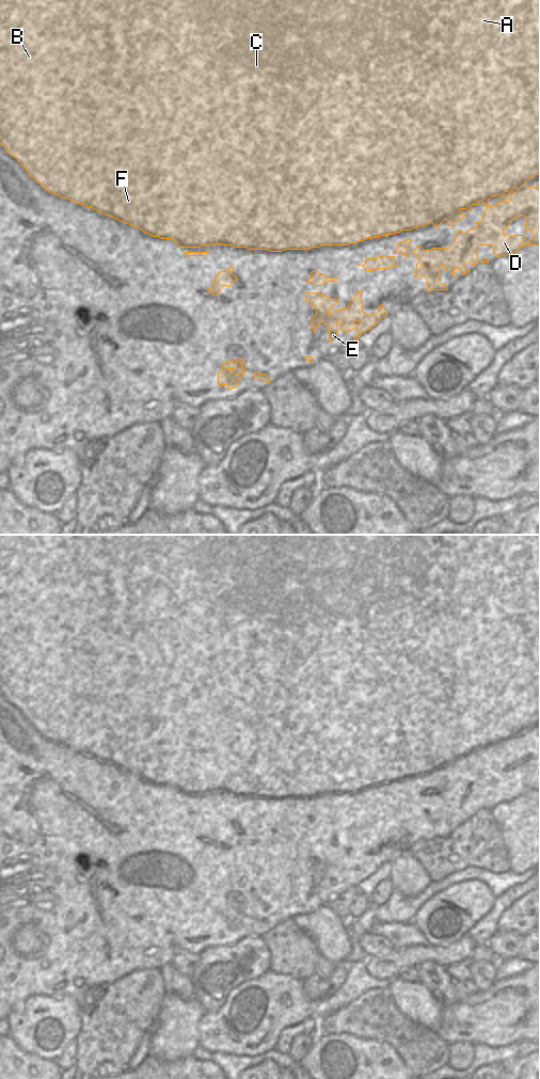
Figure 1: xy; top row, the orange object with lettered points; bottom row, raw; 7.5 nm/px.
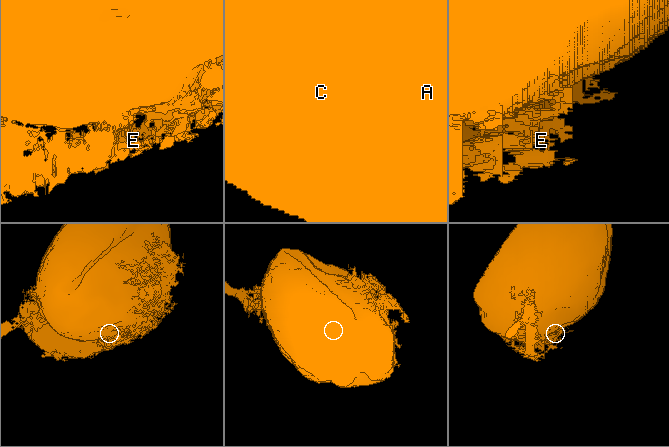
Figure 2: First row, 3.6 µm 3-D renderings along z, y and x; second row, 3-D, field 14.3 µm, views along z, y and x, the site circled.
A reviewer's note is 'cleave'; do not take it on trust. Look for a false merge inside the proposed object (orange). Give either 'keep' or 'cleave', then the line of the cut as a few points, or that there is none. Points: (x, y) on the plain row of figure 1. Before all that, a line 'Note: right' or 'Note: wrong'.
Note: wrong
keep | no cut

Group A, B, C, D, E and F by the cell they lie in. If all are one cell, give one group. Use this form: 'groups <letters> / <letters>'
groups A B C D E F

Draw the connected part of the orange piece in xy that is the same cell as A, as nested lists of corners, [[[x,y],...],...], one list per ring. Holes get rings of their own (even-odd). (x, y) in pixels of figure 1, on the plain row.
[[[0,535],[0,691],[1,691],[1,692],[3,692],[3,693],[4,693],[4,695],[5,695],[5,696],[6,696],[6,698],[7,698],[7,699],[9,699],[9,700],[10,700],[10,701],[11,701],[11,702],[13,702],[13,703],[14,703],[14,704],[16,704],[16,705],[17,705],[17,707],[18,707],[18,708],[19,708],[19,710],[20,710],[20,711],[21,711],[21,713],[22,713],[22,714],[23,714],[23,715],[25,715],[25,716],[26,716],[26,717],[27,717],[27,718],[28,718],[28,719],[29,719],[29,720],[30,720],[30,723],[31,723],[31,724],[33,724],[33,725],[34,725],[34,726],[35,726],[35,727],[36,727],[36,728],[37,728],[37,729],[38,729],[38,730],[39,730],[39,731],[41,731],[41,732],[42,732],[42,733],[43,733],[43,734],[44,734],[44,735],[45,735],[45,736],[47,736],[47,737],[48,737],[48,739],[50,739],[50,740],[52,740],[52,741],[57,741],[57,742],[59,742],[59,743],[61,743],[61,744],[63,744],[63,745],[67,745],[67,746],[69,746],[69,747],[72,747],[72,748],[74,748],[74,749],[78,749],[78,750],[80,750],[80,751],[84,751],[84,752],[86,752],[86,753],[91,753],[91,755],[93,755],[93,756],[95,756],[95,757],[97,757],[97,758],[99,758],[99,759],[101,759],[101,760],[104,760],[104,761],[106,761],[106,762],[110,762],[110,763],[112,763],[112,764],[114,764],[114,765],[116,765],[116,766],[118,766],[118,767],[121,767],[121,768],[123,768],[123,769],[125,769],[125,771],[129,771],[129,772],[131,772],[131,773],[136,773],[136,774],[138,774],[138,775],[140,775],[140,776],[141,776],[141,777],[143,777],[143,778],[144,778],[144,779],[146,779],[146,780],[148,780],[148,781],[150,781],[150,782],[153,782],[153,783],[159,783],[159,784],[161,784],[161,786],[172,786],[172,787],[174,787],[174,788],[176,788],[176,789],[177,789],[177,792],[178,792],[178,793],[179,793],[179,794],[200,794],[200,793],[202,793],[202,792],[215,792],[215,791],[217,791],[217,790],[219,790],[219,791],[221,791],[221,792],[232,792],[232,793],[234,793],[234,794],[247,794],[247,795],[249,795],[249,796],[268,796],[268,797],[270,797],[270,798],[283,798],[283,797],[285,797],[285,796],[311,796],[311,795],[313,795],[313,794],[319,794],[319,793],[321,793],[321,792],[349,792],[349,791],[351,791],[351,790],[358,790],[358,789],[360,789],[360,788],[364,788],[364,787],[366,787],[366,786],[372,786],[372,784],[375,784],[375,783],[381,783],[381,782],[383,782],[383,781],[394,781],[394,780],[396,780],[396,779],[400,779],[400,778],[402,778],[402,777],[411,777],[411,776],[413,776],[413,775],[417,775],[417,774],[419,774],[419,773],[426,773],[426,772],[428,772],[428,771],[430,771],[430,769],[432,769],[432,771],[433,771],[433,773],[434,773],[434,774],[436,774],[436,773],[439,773],[439,772],[440,772],[440,771],[442,771],[442,769],[443,769],[443,768],[444,768],[444,767],[445,767],[445,766],[447,766],[447,767],[448,767],[448,769],[447,769],[447,772],[448,772],[448,773],[456,773],[456,772],[457,772],[457,767],[458,767],[458,766],[462,766],[462,765],[463,765],[463,764],[464,764],[464,763],[465,763],[465,760],[464,760],[464,759],[462,759],[462,760],[461,760],[461,759],[460,759],[460,757],[461,757],[461,756],[466,756],[466,757],[468,757],[468,758],[471,758],[471,757],[472,757],[472,755],[471,755],[471,752],[472,752],[472,751],[478,751],[478,750],[479,750],[479,749],[480,749],[480,748],[482,748],[482,749],[483,749],[483,750],[485,750],[485,751],[486,751],[486,753],[487,753],[487,755],[486,755],[486,757],[485,757],[485,759],[483,759],[483,761],[482,761],[482,767],[481,767],[481,768],[476,768],[476,769],[475,769],[475,771],[476,771],[476,772],[477,772],[477,773],[476,773],[476,774],[475,774],[475,775],[471,775],[471,776],[468,776],[468,777],[466,777],[466,778],[465,778],[465,779],[463,779],[463,778],[462,778],[462,777],[458,777],[458,778],[457,778],[457,780],[456,780],[456,782],[455,782],[455,789],[454,789],[454,790],[452,790],[452,791],[451,791],[451,792],[450,792],[450,793],[449,793],[449,794],[432,794],[432,795],[430,795],[430,796],[424,796],[424,795],[423,795],[423,793],[422,793],[422,792],[417,792],[417,793],[416,793],[416,795],[415,795],[415,796],[413,796],[413,797],[412,797],[412,799],[413,799],[413,800],[415,800],[415,802],[416,802],[416,803],[417,803],[417,804],[418,804],[418,808],[417,808],[417,810],[416,810],[416,816],[415,816],[415,819],[414,819],[414,821],[415,821],[415,822],[416,822],[416,823],[417,823],[417,824],[418,824],[418,825],[419,825],[419,824],[420,824],[420,823],[422,823],[422,822],[424,822],[424,823],[425,823],[425,825],[426,825],[426,827],[427,827],[427,838],[428,838],[428,839],[429,839],[429,838],[430,838],[430,837],[431,837],[431,836],[432,836],[432,835],[434,835],[434,836],[435,836],[435,837],[447,837],[447,836],[448,836],[448,835],[447,835],[447,834],[446,834],[446,831],[445,831],[445,830],[441,830],[441,829],[440,829],[440,828],[439,828],[439,825],[440,825],[440,812],[441,812],[441,811],[443,811],[443,812],[444,812],[444,816],[445,816],[445,818],[446,818],[446,816],[447,816],[447,815],[448,815],[448,814],[450,814],[450,815],[451,815],[451,816],[452,816],[452,823],[454,823],[454,824],[456,824],[456,823],[457,823],[457,821],[456,821],[456,819],[455,819],[455,816],[456,816],[456,815],[460,815],[460,816],[461,816],[461,819],[462,819],[462,821],[463,821],[463,822],[464,822],[464,821],[466,821],[466,820],[468,820],[468,819],[470,819],[470,816],[466,816],[466,815],[465,815],[465,814],[464,814],[464,811],[465,811],[465,810],[466,810],[466,809],[468,809],[468,810],[470,810],[470,811],[471,811],[471,812],[476,812],[476,811],[477,811],[477,810],[478,810],[478,809],[477,809],[477,806],[478,806],[478,799],[477,799],[477,797],[476,797],[476,795],[477,795],[477,794],[478,794],[478,793],[479,793],[479,792],[492,792],[492,793],[493,793],[493,799],[494,799],[494,800],[496,800],[496,802],[497,802],[497,804],[501,804],[501,803],[507,803],[507,802],[509,802],[509,800],[513,800],[513,799],[515,799],[515,798],[518,798],[518,797],[519,797],[519,796],[520,796],[520,795],[521,795],[521,794],[523,794],[523,793],[525,793],[525,792],[540,792],[540,729],[539,729],[539,730],[538,730],[538,733],[537,733],[537,734],[535,734],[535,733],[534,733],[534,732],[533,732],[533,731],[531,731],[531,732],[529,732],[529,733],[528,733],[528,732],[527,732],[527,731],[526,731],[526,728],[527,728],[527,727],[528,727],[528,726],[530,726],[530,725],[533,725],[533,724],[535,724],[535,723],[536,723],[536,721],[538,721],[538,720],[539,720],[539,719],[540,719],[540,535]],[[505,739],[508,739],[508,740],[509,740],[509,741],[508,741],[508,742],[507,742],[507,743],[506,743],[506,745],[508,745],[508,746],[509,746],[509,747],[508,747],[508,748],[507,748],[507,747],[501,747],[501,748],[498,748],[498,749],[496,749],[496,750],[494,750],[494,751],[492,751],[492,752],[489,752],[489,751],[488,751],[488,750],[489,750],[489,746],[490,746],[490,745],[491,745],[491,744],[492,744],[492,743],[496,743],[496,742],[498,742],[498,743],[501,743],[501,744],[503,744],[503,743],[504,743],[504,740],[505,740]],[[520,762],[524,762],[524,763],[525,763],[525,765],[526,765],[526,769],[525,769],[525,774],[524,774],[524,776],[525,776],[525,777],[530,777],[530,778],[531,778],[531,779],[533,779],[533,780],[534,780],[534,784],[533,784],[533,786],[530,786],[530,787],[529,787],[529,788],[528,788],[528,789],[527,789],[527,790],[526,790],[526,791],[525,791],[525,790],[524,790],[524,787],[525,787],[525,782],[524,782],[524,781],[513,781],[513,782],[511,782],[511,781],[510,781],[510,780],[509,780],[509,779],[508,779],[508,780],[507,780],[507,781],[506,781],[506,782],[505,782],[505,781],[504,781],[504,776],[505,776],[505,775],[507,775],[507,774],[508,774],[508,773],[509,773],[509,772],[510,772],[510,769],[511,769],[511,768],[512,768],[512,767],[513,767],[513,766],[514,766],[514,765],[515,765],[515,764],[518,764],[518,763],[520,763]]]

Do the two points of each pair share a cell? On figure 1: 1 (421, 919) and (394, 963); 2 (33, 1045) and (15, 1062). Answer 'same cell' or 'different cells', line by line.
1: different cells
2: different cells

